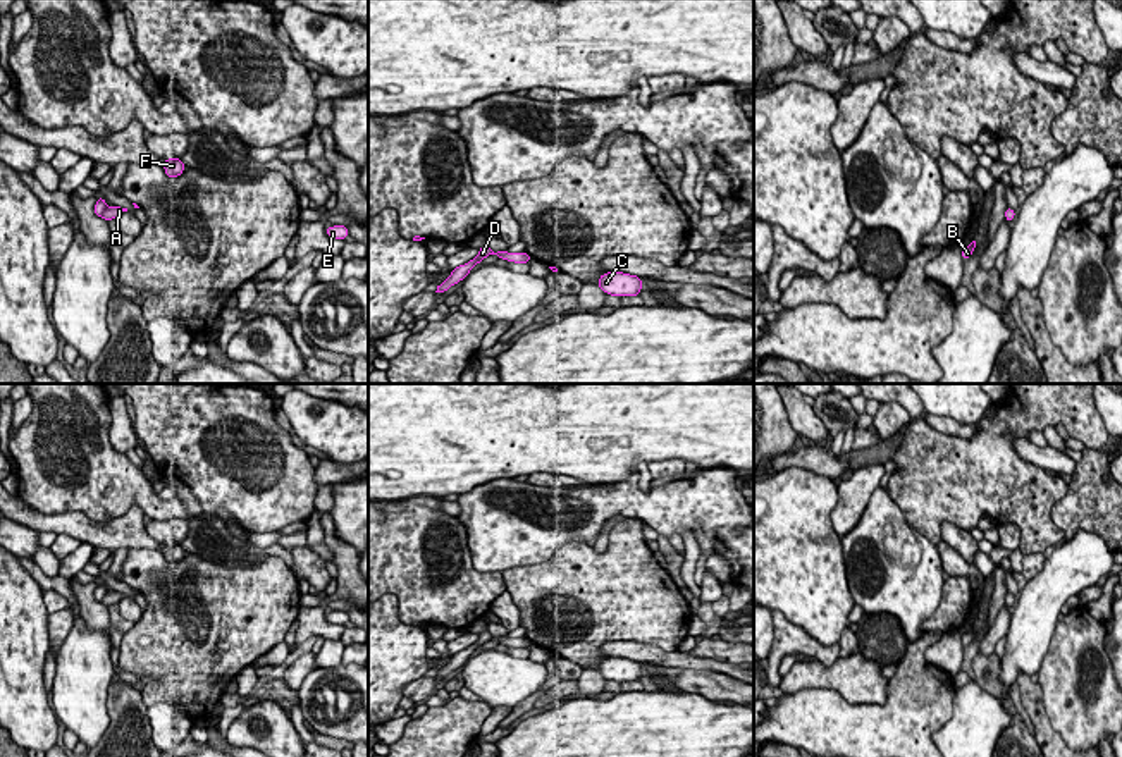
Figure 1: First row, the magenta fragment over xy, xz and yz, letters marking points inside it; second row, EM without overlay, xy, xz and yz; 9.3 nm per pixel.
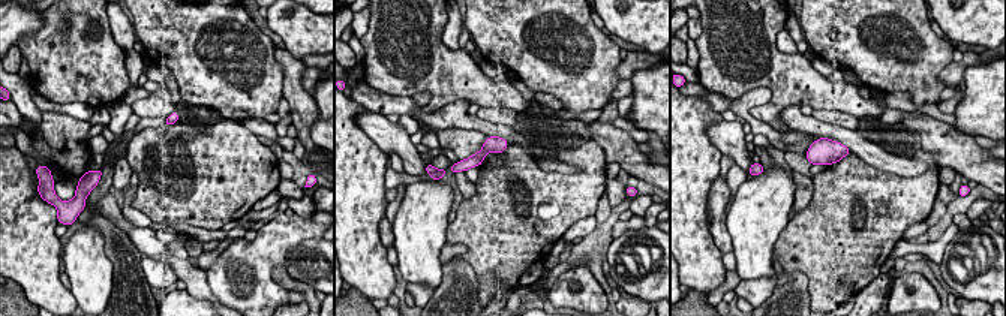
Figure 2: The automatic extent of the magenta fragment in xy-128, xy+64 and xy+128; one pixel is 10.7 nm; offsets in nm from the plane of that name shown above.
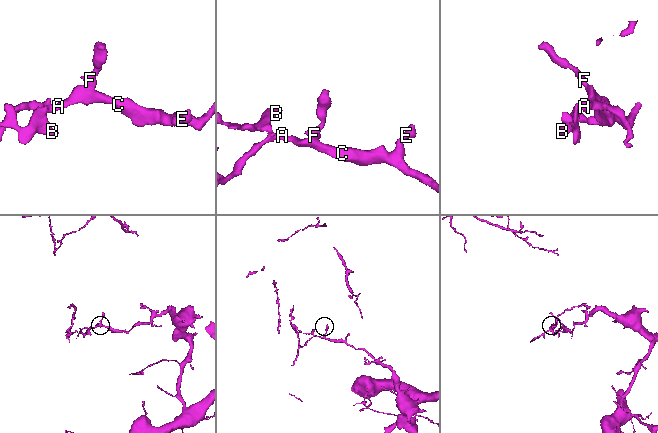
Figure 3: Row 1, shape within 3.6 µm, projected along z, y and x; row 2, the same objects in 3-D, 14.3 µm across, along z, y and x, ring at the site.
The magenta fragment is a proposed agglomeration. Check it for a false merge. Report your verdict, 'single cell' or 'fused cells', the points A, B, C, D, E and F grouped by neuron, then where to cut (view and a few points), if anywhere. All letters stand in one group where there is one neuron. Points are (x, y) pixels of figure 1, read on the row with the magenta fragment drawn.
fused cells; groups A C E F / B D; cut xy (107, 207), (100, 215)

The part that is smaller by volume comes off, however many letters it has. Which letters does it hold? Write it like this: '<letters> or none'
B, D

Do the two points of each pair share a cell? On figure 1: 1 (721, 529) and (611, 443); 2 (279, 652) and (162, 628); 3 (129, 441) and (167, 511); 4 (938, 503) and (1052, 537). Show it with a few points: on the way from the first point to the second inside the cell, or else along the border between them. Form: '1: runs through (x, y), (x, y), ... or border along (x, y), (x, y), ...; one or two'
1: border along (635, 468), (625, 479), (597, 484); two
2: border along (284, 640), (252, 663); two
3: border along (110, 415), (109, 444), (124, 455); two
4: runs through (966, 503), (1016, 503), (1024, 511); one

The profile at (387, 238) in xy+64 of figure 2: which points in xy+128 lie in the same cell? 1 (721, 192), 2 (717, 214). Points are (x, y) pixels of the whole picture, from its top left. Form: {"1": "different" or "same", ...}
{"1": "same", "2": "same"}

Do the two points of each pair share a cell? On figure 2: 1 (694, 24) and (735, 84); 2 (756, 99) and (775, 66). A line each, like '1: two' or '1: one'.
1: two
2: two

